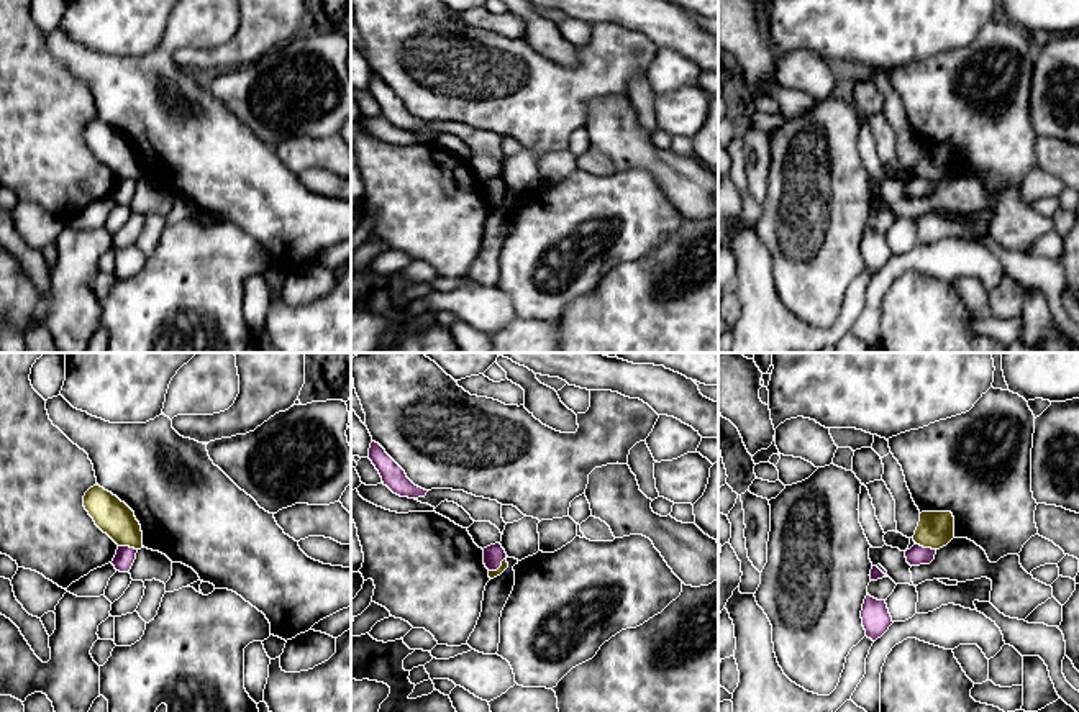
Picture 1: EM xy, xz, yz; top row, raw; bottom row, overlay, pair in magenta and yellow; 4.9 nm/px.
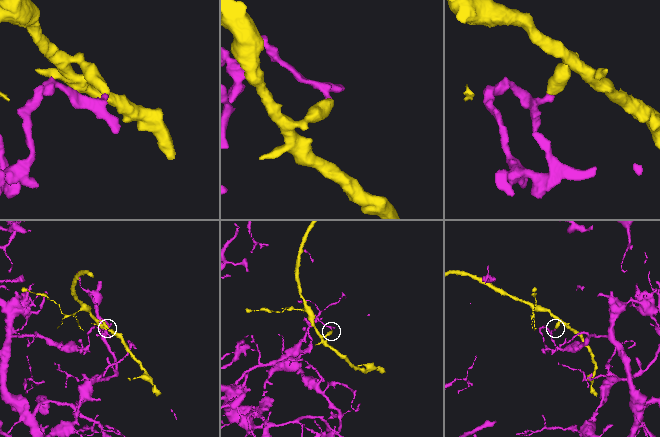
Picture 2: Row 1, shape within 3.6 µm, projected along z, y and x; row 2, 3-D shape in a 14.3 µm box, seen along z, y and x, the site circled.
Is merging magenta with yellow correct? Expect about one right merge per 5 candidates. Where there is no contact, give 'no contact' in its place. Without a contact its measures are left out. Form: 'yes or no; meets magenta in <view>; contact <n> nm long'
no; meets magenta in xz; contact 120 nm long

